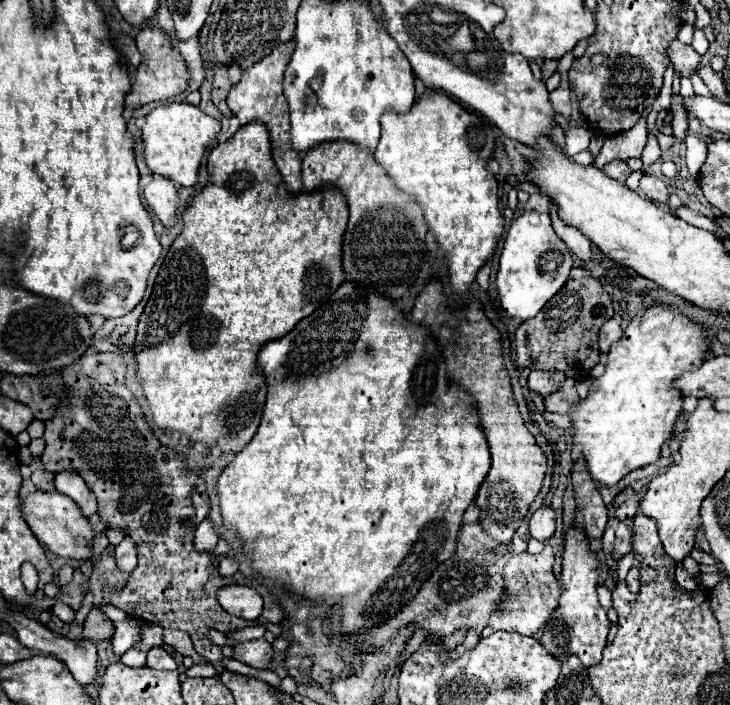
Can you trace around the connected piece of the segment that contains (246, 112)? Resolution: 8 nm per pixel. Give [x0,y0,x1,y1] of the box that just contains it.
[226,39,302,193]

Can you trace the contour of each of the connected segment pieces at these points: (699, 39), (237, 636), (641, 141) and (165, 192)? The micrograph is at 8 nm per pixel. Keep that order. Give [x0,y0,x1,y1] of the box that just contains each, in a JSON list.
[[692,29,708,55],[230,625,266,643],[594,113,648,169],[144,175,180,227]]

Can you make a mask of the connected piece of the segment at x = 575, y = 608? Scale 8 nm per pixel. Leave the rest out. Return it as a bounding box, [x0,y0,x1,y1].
[542,525,610,667]

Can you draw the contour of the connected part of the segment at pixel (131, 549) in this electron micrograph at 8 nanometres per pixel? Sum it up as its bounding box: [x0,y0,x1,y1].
[116,537,138,573]

